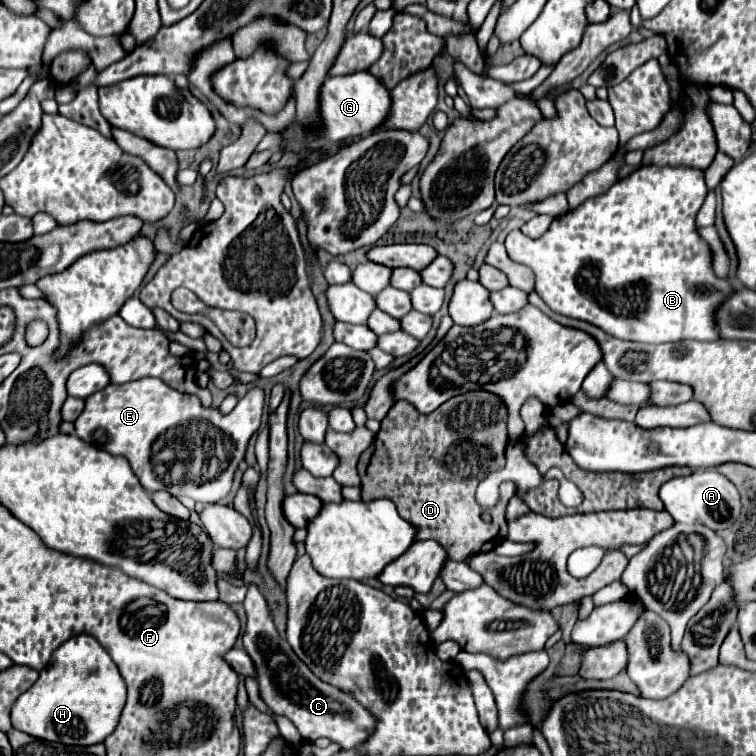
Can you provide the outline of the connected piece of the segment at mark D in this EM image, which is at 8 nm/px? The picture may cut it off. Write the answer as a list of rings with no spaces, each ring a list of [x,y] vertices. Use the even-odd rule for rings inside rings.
[[[470,391],[466,395],[452,397],[434,411],[434,415],[418,415],[414,407],[406,401],[396,401],[388,415],[380,421],[380,431],[376,433],[372,445],[364,451],[358,463],[358,473],[362,479],[362,499],[390,499],[400,517],[416,527],[416,539],[434,539],[438,541],[450,559],[464,561],[470,555],[492,551],[500,543],[488,543],[492,539],[504,541],[508,535],[506,525],[506,505],[516,493],[512,481],[500,485],[500,501],[492,509],[472,505],[478,483],[496,469],[504,467],[504,449],[506,449],[506,407],[502,399],[488,395],[486,391]]]

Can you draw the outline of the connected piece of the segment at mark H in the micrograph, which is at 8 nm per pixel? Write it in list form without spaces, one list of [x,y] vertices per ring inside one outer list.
[[[82,633],[68,639],[64,645],[60,645],[54,651],[50,665],[40,671],[38,681],[14,701],[10,709],[10,719],[12,719],[14,729],[28,733],[36,739],[54,741],[62,745],[88,747],[88,745],[102,743],[116,729],[124,703],[126,703],[126,685],[112,657],[93,636]]]

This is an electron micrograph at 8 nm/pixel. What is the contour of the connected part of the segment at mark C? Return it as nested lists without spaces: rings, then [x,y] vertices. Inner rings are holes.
[[[256,585],[248,587],[248,595],[244,599],[246,609],[246,631],[244,631],[244,649],[254,661],[256,667],[256,681],[262,701],[268,705],[268,709],[274,715],[288,717],[300,731],[304,741],[316,741],[320,737],[330,739],[332,743],[338,743],[340,747],[354,747],[374,731],[374,717],[360,705],[350,699],[344,691],[338,691],[336,687],[330,687],[328,683],[322,683],[292,651],[290,643],[286,639],[280,639],[266,599],[260,595]]]

